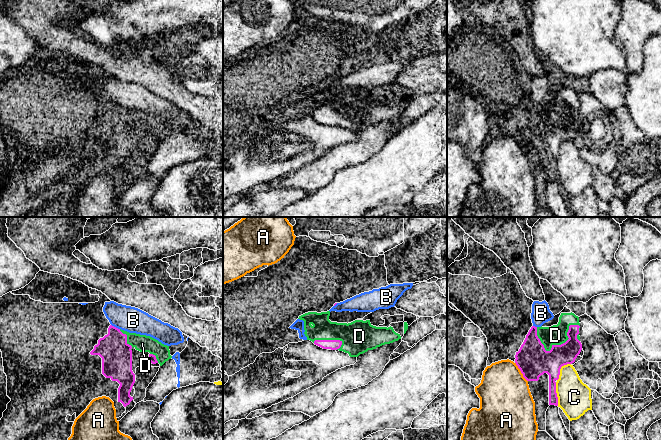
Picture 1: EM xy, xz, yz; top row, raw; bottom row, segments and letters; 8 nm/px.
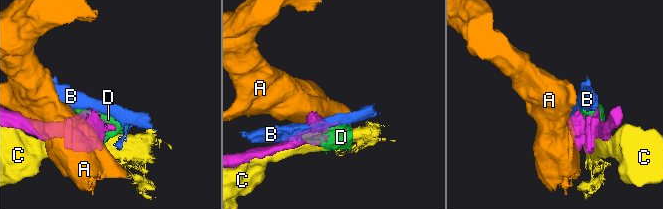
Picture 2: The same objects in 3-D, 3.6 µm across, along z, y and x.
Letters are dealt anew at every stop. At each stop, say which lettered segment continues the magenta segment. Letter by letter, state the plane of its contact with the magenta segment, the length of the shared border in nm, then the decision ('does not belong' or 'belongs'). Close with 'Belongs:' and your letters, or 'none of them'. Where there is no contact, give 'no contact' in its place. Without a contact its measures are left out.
A: yz | 190 nm | does not belong
B: xy | 80 nm | does not belong
C: yz | 190 nm | does not belong
D: yz | 360 nm | belongs
Belongs: D

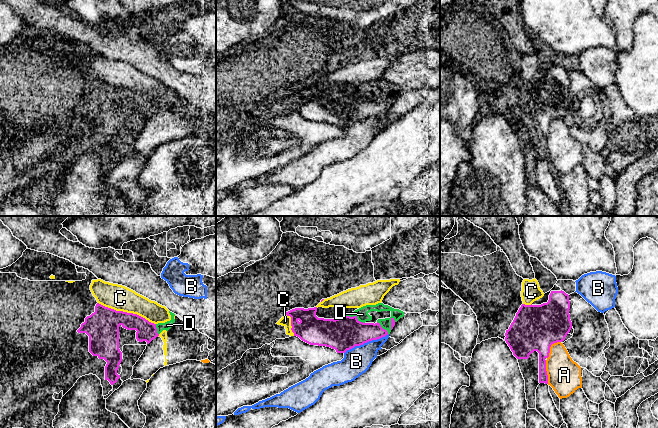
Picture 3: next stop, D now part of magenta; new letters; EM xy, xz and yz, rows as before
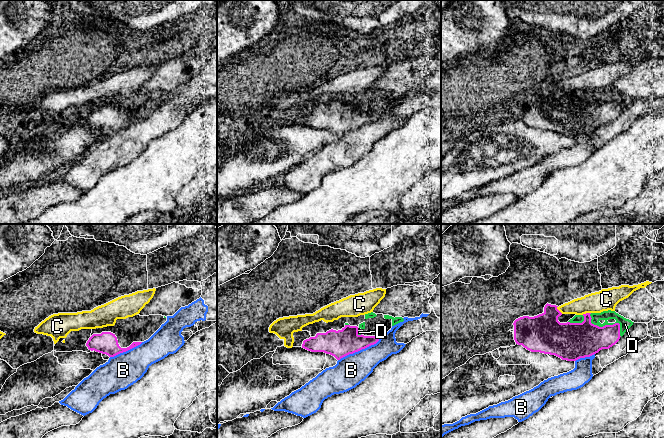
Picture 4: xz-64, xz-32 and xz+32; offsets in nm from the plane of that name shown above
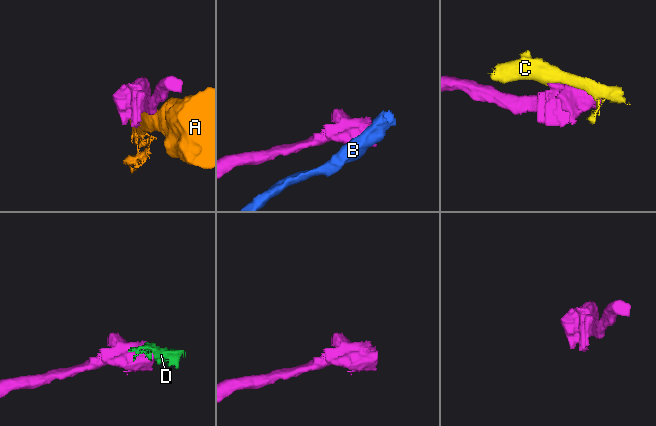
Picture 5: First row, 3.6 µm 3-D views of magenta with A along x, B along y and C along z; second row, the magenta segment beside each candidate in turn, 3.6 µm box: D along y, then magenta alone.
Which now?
A: yz | 190 nm | does not belong
B: xz | 400 nm | does not belong
C: xy | 500 nm | does not belong
D: xz | 180 nm | belongs
Belongs: D

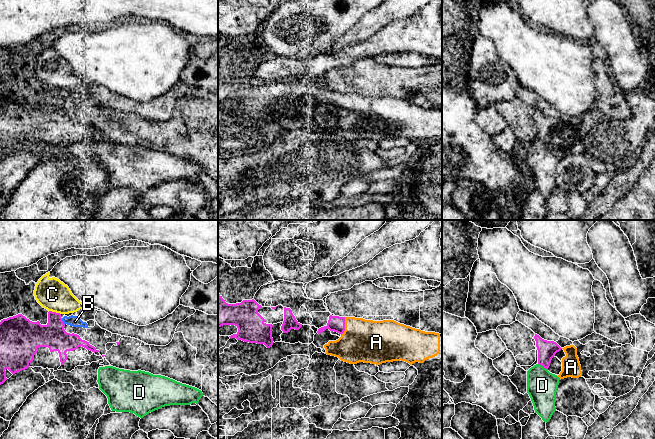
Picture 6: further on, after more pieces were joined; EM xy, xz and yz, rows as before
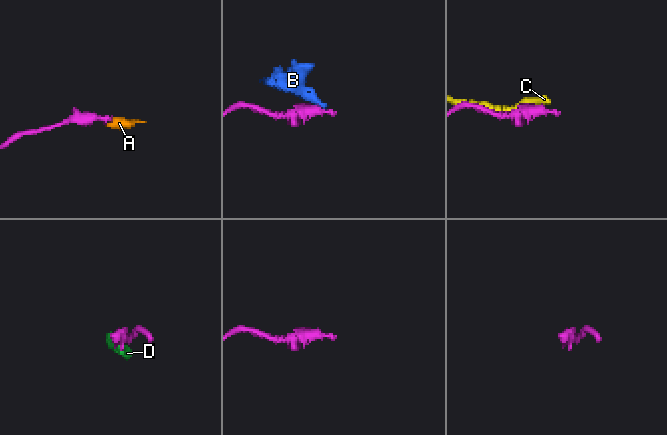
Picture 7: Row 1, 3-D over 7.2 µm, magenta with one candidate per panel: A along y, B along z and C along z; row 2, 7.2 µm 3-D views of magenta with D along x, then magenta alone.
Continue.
A: xz | 160 nm | belongs
B: xy | 60 nm | does not belong
C: xy | 100 nm | does not belong
D: yz | 90 nm | does not belong
Belongs: A

